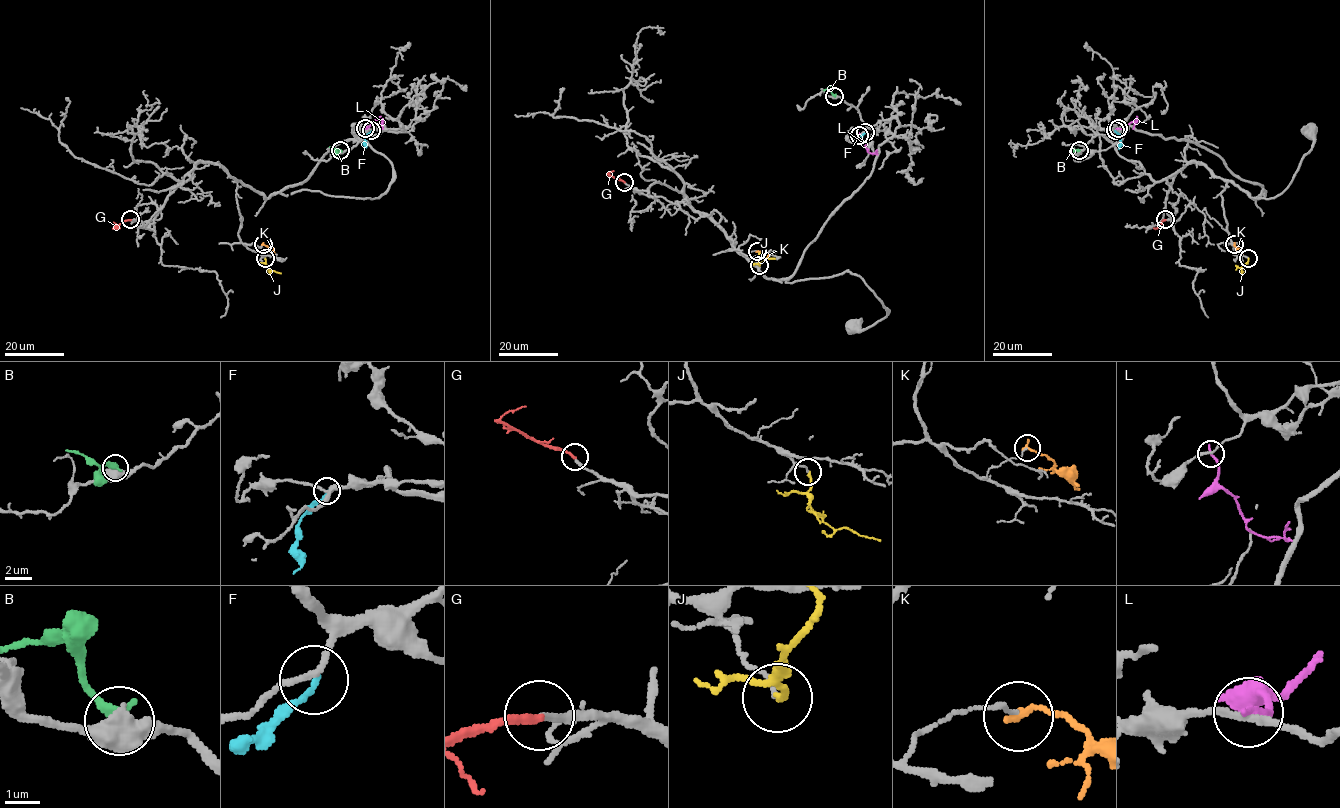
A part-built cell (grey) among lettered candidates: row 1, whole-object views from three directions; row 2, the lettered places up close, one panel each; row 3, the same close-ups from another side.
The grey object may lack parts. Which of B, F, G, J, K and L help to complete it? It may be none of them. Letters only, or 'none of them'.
G

